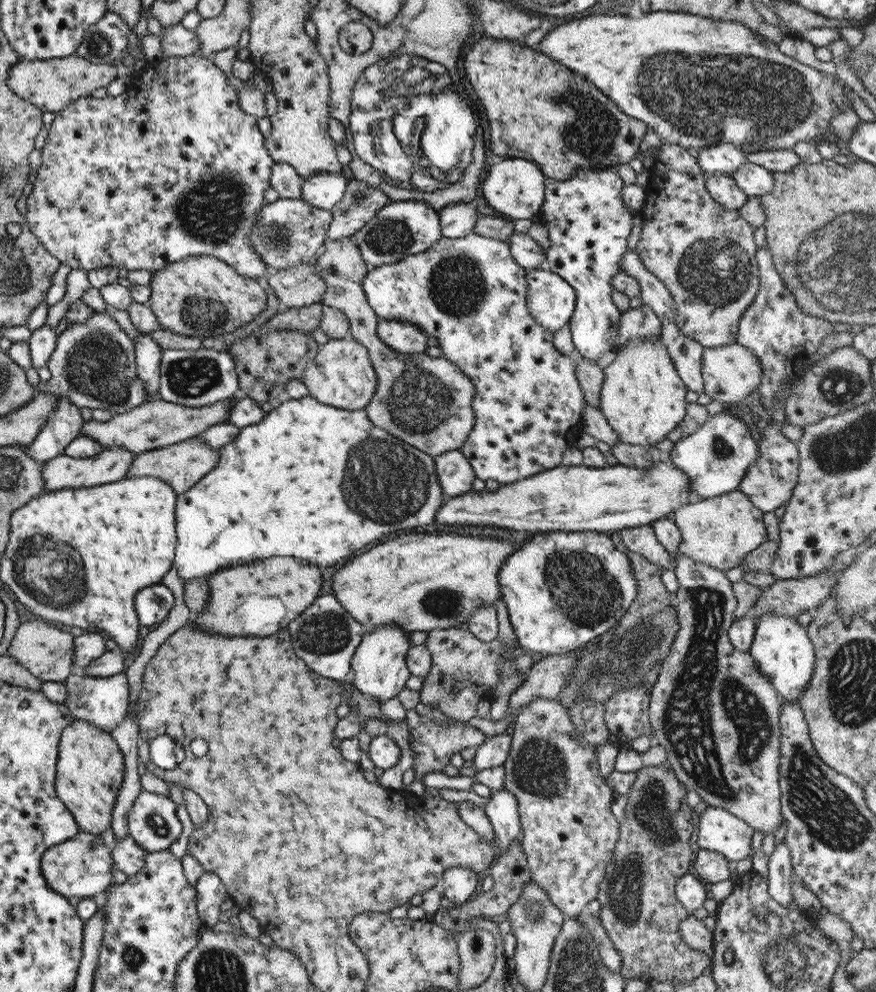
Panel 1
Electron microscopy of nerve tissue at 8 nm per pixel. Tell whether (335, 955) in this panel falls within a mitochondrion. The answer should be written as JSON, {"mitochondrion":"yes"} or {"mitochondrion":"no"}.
{"mitochondrion":"yes"}

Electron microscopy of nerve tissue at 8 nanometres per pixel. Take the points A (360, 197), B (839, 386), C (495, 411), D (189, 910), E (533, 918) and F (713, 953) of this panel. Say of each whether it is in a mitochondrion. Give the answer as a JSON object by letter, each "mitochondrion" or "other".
{"A":"mitochondrion","B":"mitochondrion","C":"other","D":"other","E":"mitochondrion","F":"other"}

